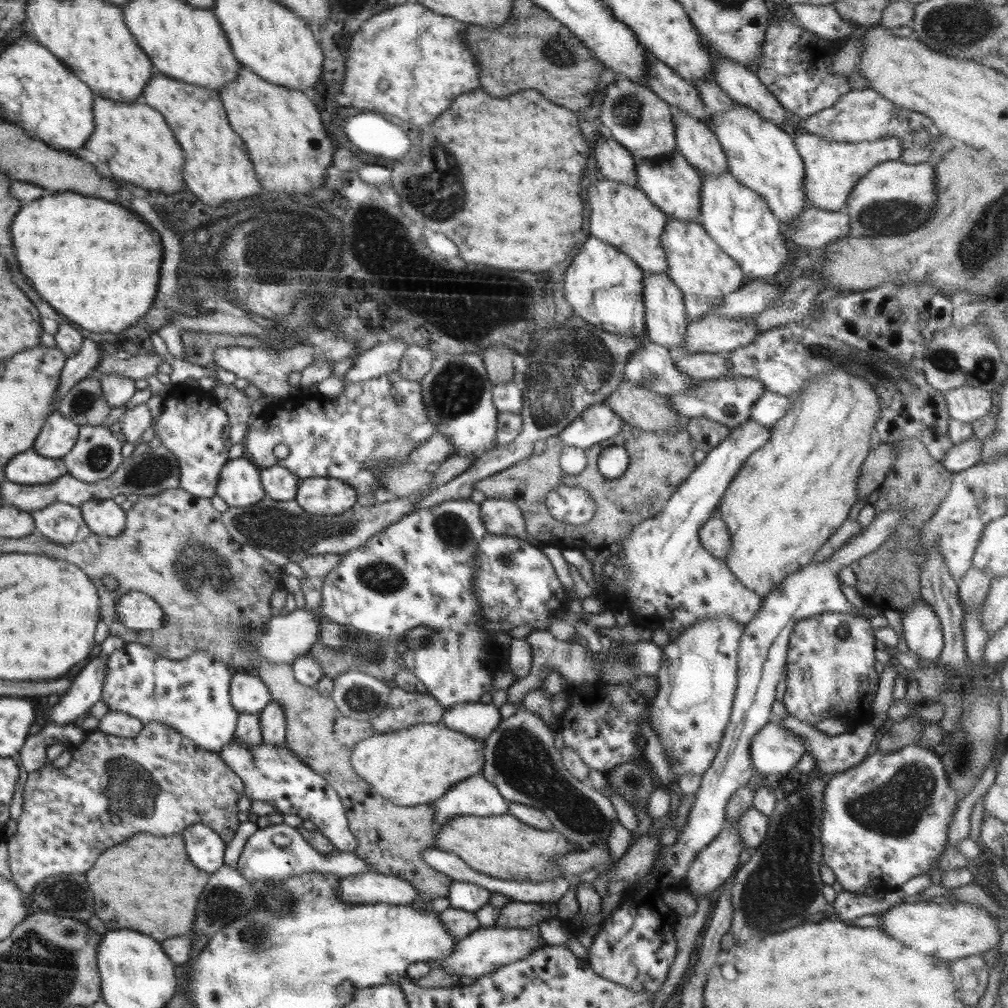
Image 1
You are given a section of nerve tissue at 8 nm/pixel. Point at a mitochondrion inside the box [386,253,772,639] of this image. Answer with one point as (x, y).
(573, 364)

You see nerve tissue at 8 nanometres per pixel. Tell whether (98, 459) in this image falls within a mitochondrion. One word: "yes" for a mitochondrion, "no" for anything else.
yes

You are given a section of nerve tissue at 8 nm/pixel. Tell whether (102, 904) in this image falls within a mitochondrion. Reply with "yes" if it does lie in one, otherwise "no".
yes

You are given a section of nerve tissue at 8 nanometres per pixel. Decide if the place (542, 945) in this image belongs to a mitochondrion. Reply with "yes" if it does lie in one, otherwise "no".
no

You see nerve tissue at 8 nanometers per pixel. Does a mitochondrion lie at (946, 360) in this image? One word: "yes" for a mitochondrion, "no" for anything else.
yes

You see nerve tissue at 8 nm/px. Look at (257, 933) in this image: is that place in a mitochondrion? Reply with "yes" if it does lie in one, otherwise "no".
yes

